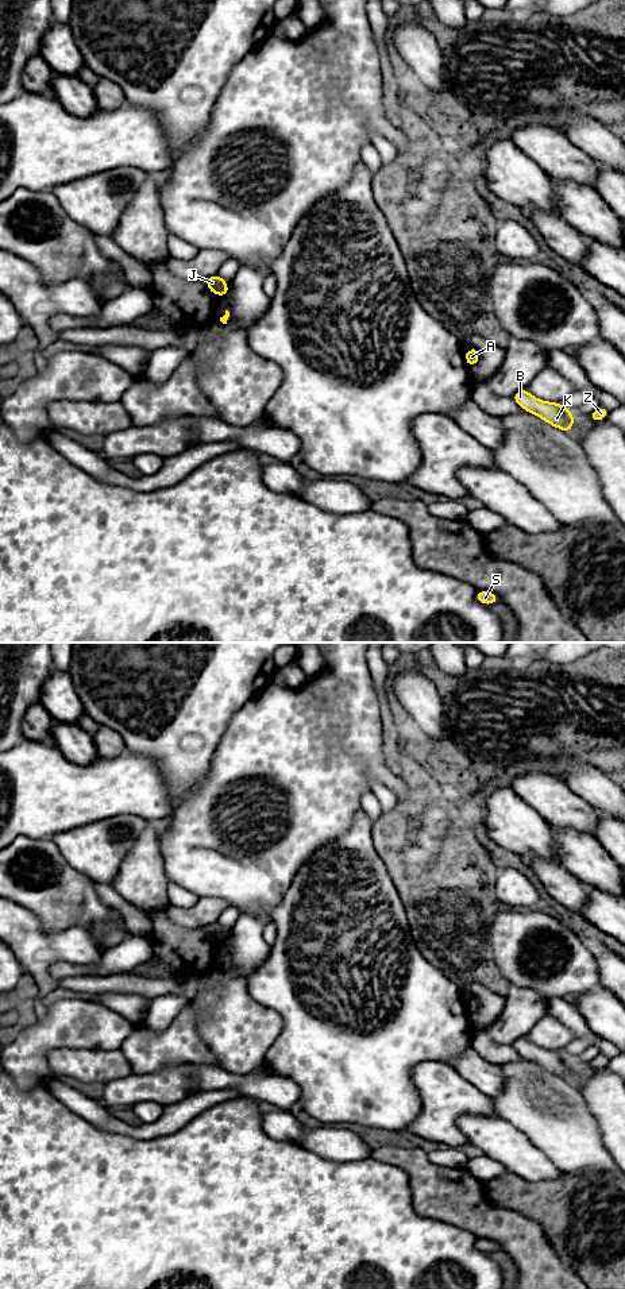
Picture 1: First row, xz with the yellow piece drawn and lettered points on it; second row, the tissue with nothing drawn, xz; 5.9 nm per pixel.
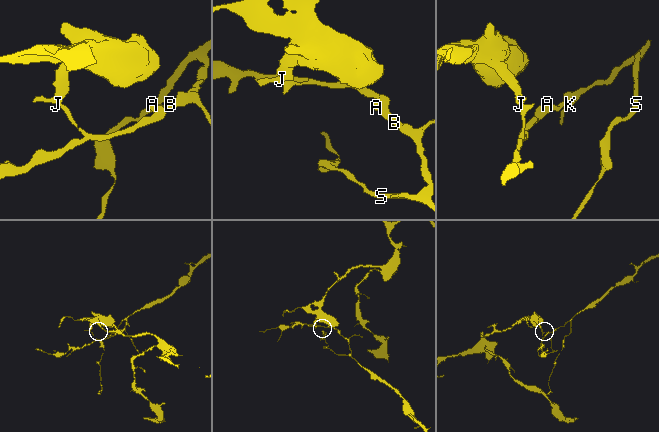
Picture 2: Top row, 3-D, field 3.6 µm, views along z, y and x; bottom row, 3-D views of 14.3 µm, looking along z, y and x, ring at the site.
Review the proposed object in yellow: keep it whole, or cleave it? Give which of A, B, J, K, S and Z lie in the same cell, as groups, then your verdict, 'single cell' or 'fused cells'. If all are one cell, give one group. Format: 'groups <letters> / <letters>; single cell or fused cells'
groups A B K S Z / J; fused cells

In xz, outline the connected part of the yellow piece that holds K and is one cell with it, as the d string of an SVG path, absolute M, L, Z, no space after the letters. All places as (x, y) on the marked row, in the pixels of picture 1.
M526 389L516 391L512 398L521 406L521 409L539 416L552 427L571 433L575 418L572 412L566 409L562 404L545 402L535 398Z

